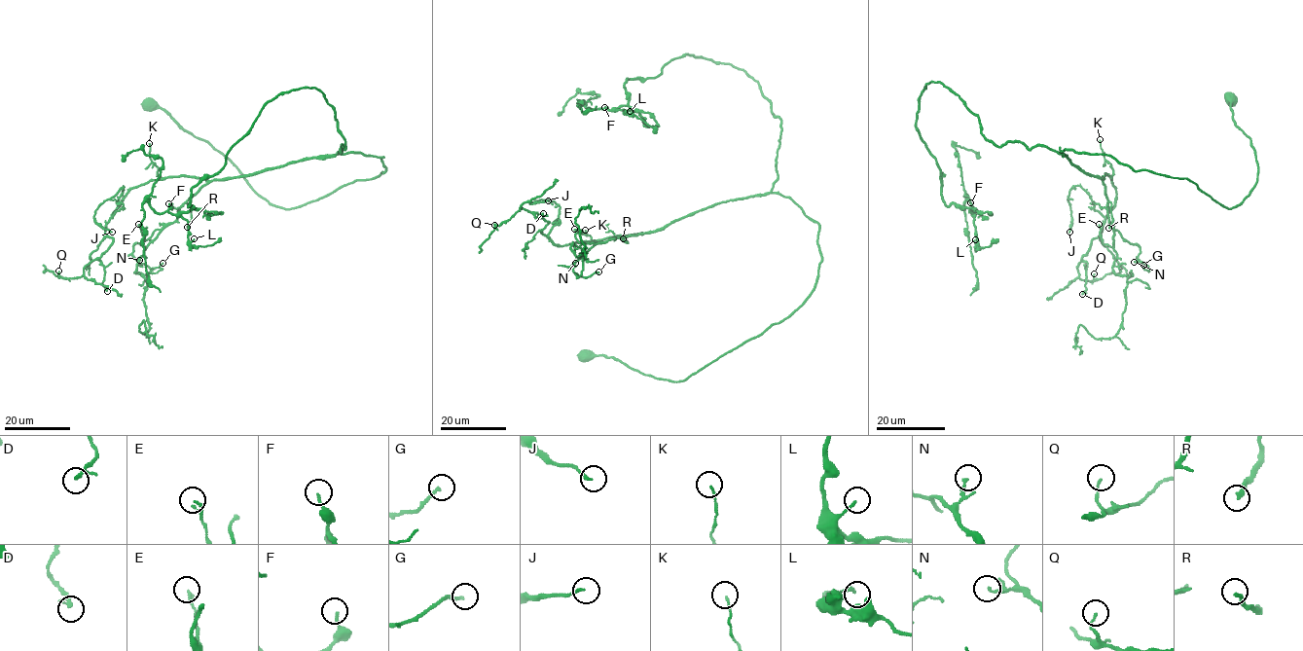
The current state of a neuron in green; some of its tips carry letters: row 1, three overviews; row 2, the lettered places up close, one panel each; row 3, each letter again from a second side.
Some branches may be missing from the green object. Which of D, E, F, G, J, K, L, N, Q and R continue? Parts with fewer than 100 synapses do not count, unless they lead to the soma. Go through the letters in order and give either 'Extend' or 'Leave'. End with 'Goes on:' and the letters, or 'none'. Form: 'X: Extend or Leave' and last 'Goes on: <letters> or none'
D: Leave
E: Leave
F: Leave
G: Leave
J: Leave
K: Leave
L: Leave
N: Leave
Q: Leave
R: Leave
Goes on: none

